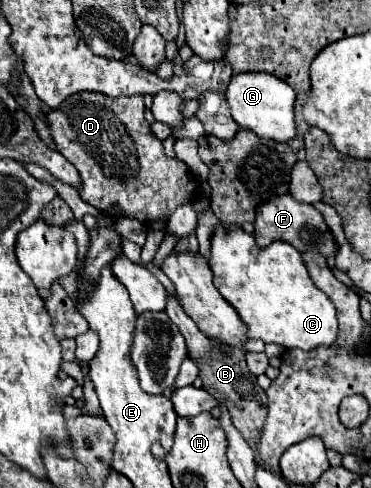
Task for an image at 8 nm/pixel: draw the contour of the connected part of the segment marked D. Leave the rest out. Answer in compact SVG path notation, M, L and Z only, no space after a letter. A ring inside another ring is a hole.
M80 93L66 99L64 107L50 111L46 117L58 151L82 177L80 197L98 211L118 203L128 217L150 225L160 215L170 215L178 205L194 199L196 181L184 161L164 155L162 143L152 135L144 119L142 95L108 97Z

